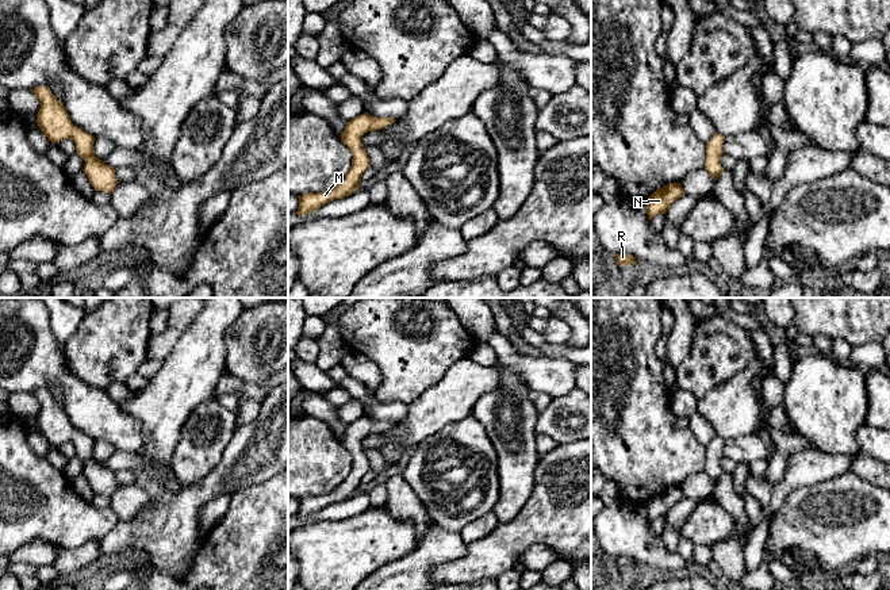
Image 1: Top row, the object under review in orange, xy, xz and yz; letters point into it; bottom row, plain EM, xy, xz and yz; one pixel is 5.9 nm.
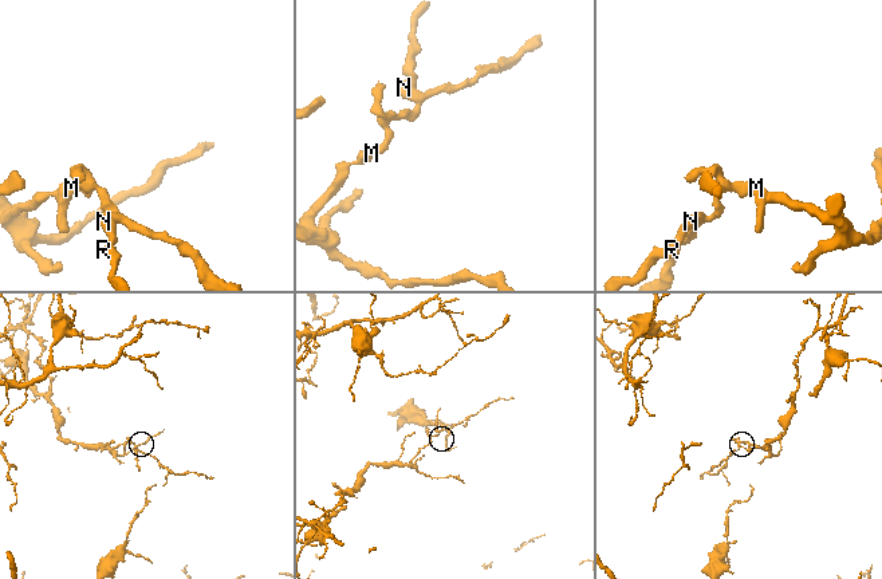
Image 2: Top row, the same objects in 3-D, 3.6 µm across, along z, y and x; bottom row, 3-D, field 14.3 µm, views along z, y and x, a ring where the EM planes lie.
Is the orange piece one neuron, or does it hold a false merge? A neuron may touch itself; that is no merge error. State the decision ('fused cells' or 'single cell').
fused cells

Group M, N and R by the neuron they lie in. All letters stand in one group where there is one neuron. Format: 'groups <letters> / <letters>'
groups M / N R

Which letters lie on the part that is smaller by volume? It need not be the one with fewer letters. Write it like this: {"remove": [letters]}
{"remove": ["N", "R"]}

